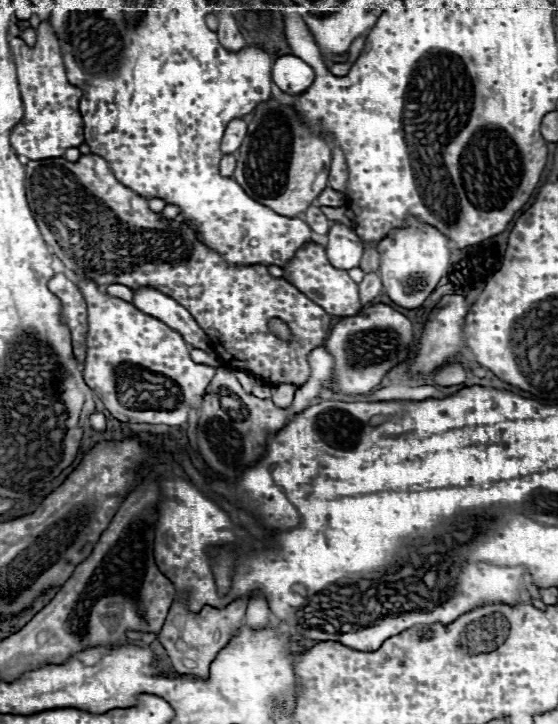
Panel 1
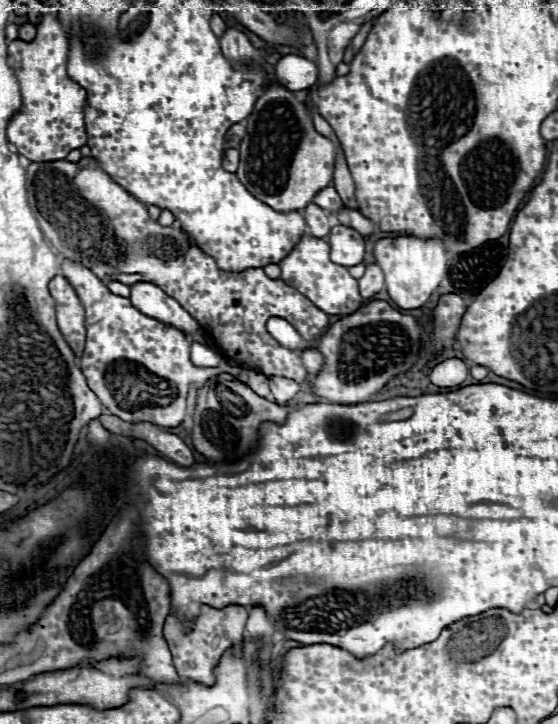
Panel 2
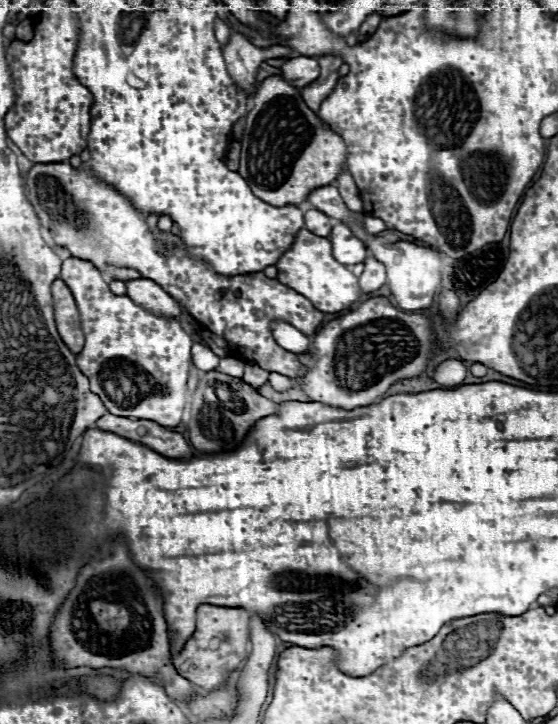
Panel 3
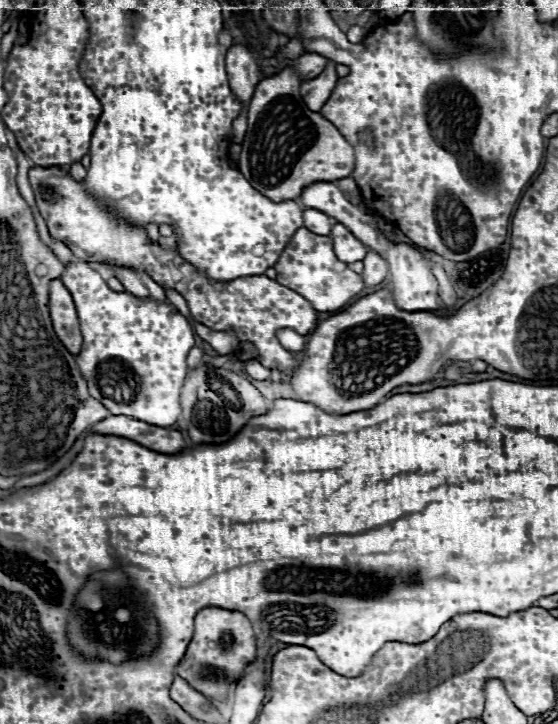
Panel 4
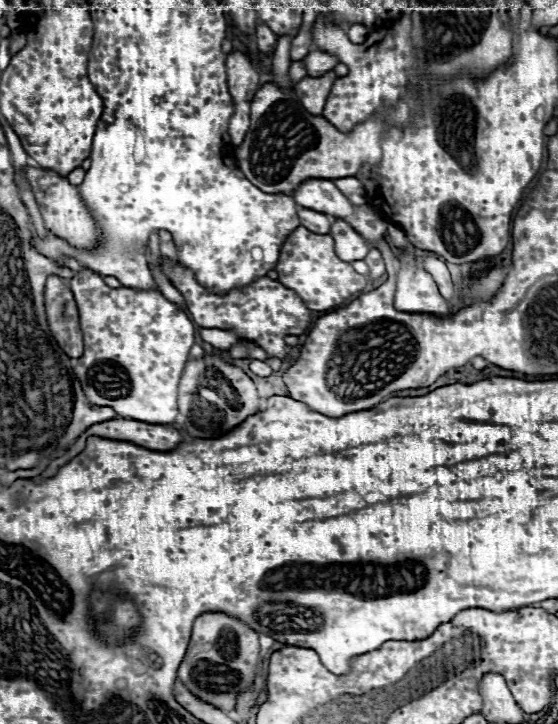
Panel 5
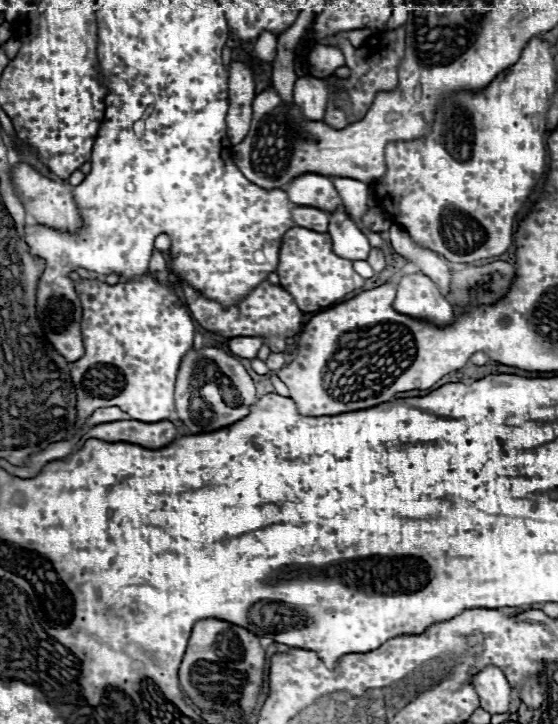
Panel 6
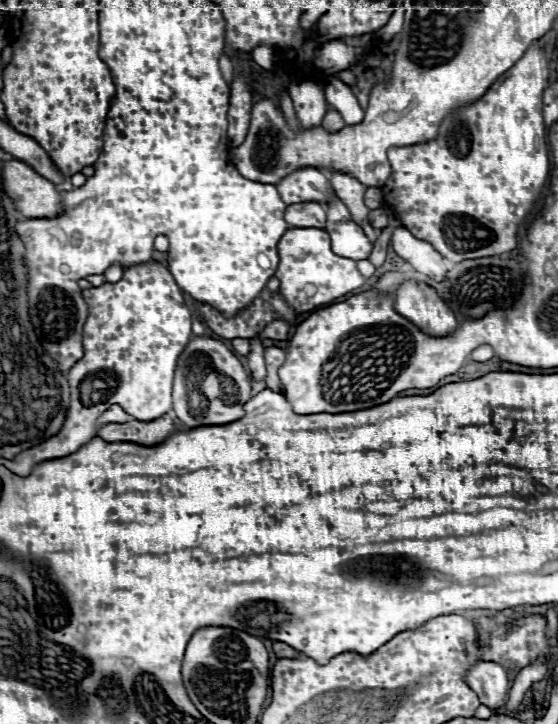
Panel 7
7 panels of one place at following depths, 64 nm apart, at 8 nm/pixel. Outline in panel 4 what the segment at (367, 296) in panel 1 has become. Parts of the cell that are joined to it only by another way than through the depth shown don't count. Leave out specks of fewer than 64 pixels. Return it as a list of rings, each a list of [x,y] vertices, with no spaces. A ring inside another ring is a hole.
[[[370,250],[362,262],[364,262],[362,278],[364,278],[366,286],[376,286],[376,284],[380,284],[386,278],[388,264],[386,264],[386,260],[382,256],[378,256],[376,252]]]

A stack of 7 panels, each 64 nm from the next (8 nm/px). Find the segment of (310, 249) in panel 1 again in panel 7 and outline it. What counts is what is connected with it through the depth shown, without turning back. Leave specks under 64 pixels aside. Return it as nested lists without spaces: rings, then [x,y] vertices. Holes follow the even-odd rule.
[[[290,228],[278,242],[280,264],[276,278],[280,280],[278,294],[290,304],[296,314],[310,312],[332,304],[336,298],[348,294],[364,284],[364,276],[356,268],[356,260],[342,258],[330,250],[330,236],[318,228]]]

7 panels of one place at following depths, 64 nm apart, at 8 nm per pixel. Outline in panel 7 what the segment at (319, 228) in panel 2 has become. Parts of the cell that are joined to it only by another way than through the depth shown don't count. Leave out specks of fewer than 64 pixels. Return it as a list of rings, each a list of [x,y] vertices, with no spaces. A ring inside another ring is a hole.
[[[318,202],[290,204],[284,212],[284,218],[290,226],[296,226],[296,228],[324,228],[326,226],[326,212],[324,212],[324,206]]]

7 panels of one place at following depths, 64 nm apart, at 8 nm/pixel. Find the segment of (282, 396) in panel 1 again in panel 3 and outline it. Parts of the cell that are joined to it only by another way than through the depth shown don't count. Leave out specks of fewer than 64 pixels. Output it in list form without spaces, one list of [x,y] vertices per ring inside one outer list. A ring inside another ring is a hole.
[[[272,372],[272,374],[270,374],[270,380],[268,380],[268,382],[270,382],[270,384],[272,384],[272,388],[274,388],[274,390],[278,390],[278,392],[284,392],[284,390],[292,388],[290,380],[288,380],[286,376],[276,374],[276,372]]]

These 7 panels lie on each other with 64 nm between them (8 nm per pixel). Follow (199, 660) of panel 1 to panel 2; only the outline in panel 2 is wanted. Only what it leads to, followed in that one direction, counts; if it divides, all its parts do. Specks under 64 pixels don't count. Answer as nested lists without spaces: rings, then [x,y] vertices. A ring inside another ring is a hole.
[[[228,606],[228,608],[202,608],[200,616],[194,622],[194,628],[184,634],[182,624],[178,624],[178,618],[168,616],[164,624],[164,638],[170,646],[174,666],[180,674],[180,678],[188,678],[192,682],[212,686],[216,682],[214,668],[218,666],[220,658],[242,644],[244,640],[244,626],[248,620],[248,610],[244,606]]]

